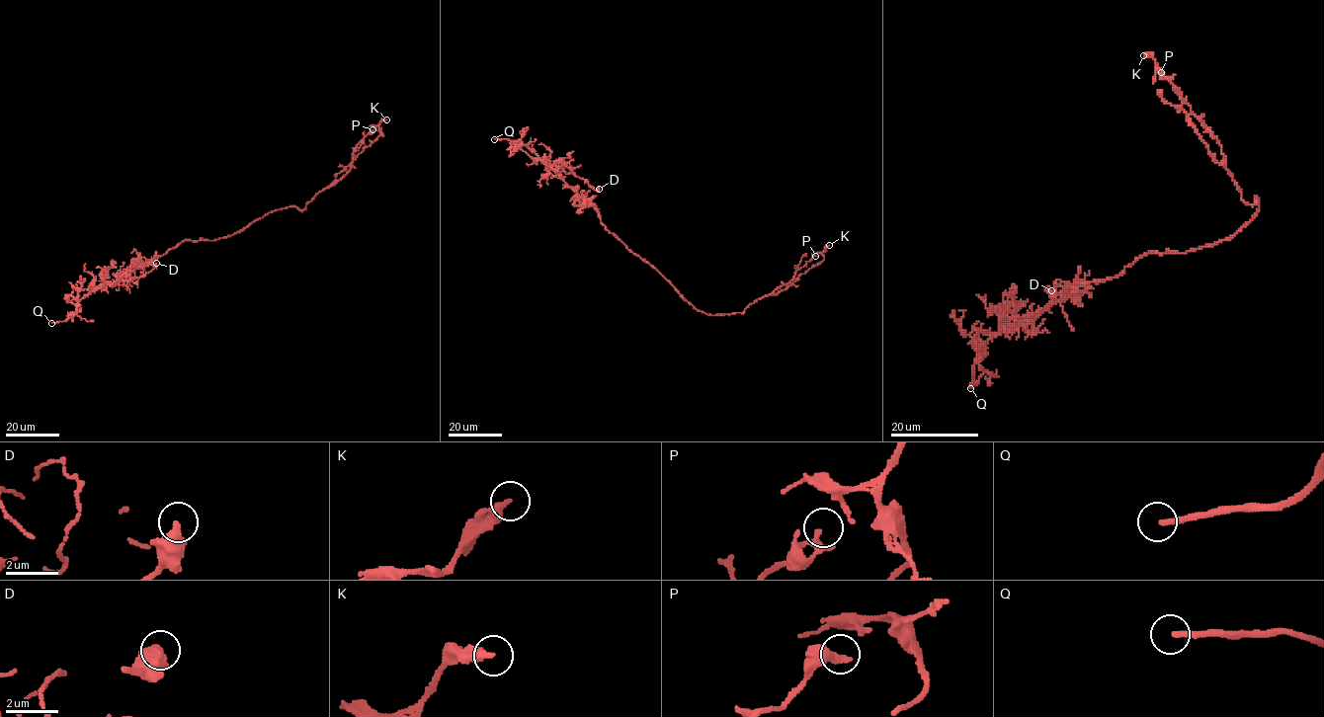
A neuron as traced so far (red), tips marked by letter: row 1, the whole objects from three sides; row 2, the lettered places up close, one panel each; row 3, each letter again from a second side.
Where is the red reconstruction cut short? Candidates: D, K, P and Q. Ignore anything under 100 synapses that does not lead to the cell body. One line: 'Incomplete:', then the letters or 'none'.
Incomplete: Q

